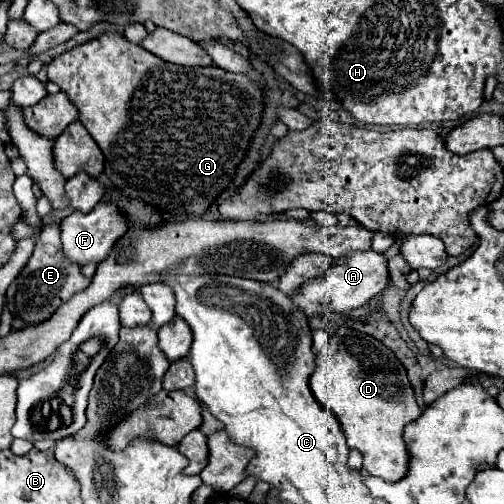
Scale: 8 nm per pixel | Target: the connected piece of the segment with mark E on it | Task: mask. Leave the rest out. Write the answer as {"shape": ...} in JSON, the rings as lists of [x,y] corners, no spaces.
{"shape":[[[54,220],[50,224],[42,226],[42,232],[36,240],[34,252],[18,276],[18,292],[16,292],[16,310],[18,314],[26,320],[26,324],[38,324],[48,320],[60,304],[70,300],[76,292],[82,292],[88,288],[90,278],[86,278],[80,272],[80,264],[68,260],[62,252],[62,242],[60,242],[60,222]]]}

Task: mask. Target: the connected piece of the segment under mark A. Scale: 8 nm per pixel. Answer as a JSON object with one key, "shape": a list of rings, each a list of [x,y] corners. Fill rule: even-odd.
{"shape":[[[374,250],[370,252],[350,252],[334,260],[334,264],[324,272],[324,276],[308,280],[300,292],[294,298],[294,304],[306,314],[306,316],[328,316],[332,312],[348,312],[352,308],[360,308],[368,304],[376,294],[380,294],[390,282],[388,272],[388,260],[384,254],[378,254]]]}

